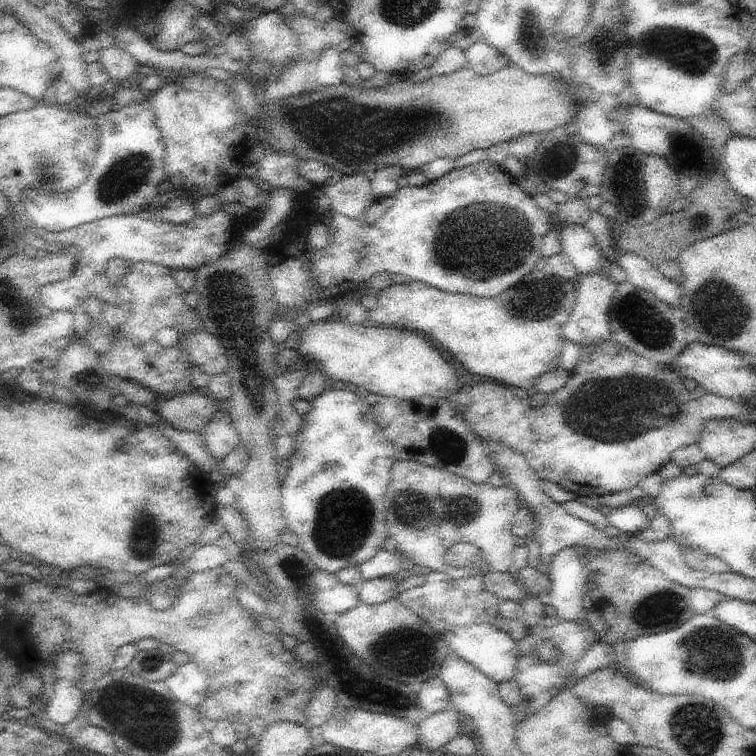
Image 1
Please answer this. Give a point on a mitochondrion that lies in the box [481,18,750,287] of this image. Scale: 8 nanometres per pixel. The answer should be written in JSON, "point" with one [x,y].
{"point":[693,53]}

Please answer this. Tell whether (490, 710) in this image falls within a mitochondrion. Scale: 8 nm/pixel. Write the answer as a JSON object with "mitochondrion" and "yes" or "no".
{"mitochondrion":"no"}

